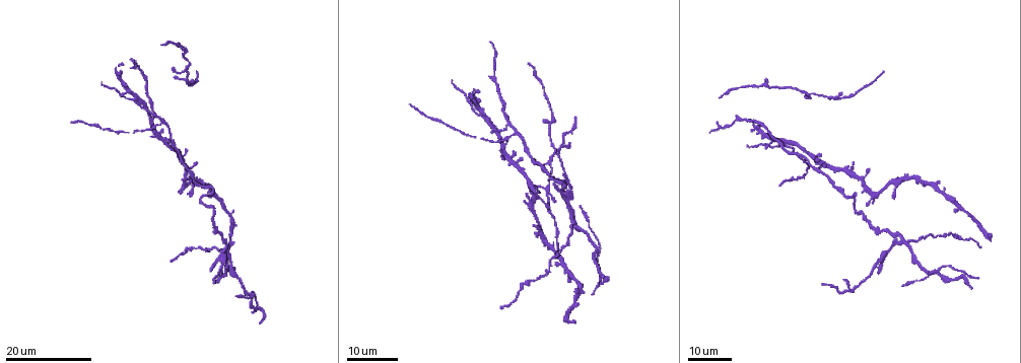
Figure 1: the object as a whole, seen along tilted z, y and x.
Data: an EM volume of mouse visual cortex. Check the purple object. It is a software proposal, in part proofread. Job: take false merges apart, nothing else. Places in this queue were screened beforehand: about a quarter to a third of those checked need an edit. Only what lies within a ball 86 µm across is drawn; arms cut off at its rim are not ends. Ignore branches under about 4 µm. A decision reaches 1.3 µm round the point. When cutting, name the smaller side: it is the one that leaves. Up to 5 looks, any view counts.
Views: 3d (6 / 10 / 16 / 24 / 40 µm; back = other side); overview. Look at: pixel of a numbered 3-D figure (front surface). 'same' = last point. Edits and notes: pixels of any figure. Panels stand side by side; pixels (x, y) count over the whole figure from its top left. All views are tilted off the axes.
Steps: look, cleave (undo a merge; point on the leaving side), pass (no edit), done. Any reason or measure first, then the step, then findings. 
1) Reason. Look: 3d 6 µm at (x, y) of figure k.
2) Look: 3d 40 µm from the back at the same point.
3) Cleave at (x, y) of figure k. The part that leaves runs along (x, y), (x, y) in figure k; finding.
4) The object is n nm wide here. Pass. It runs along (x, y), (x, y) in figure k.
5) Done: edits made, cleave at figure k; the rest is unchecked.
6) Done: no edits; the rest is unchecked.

Small branch off a trunk. Look: 3d 24 µm at (798, 155) of figure 1.

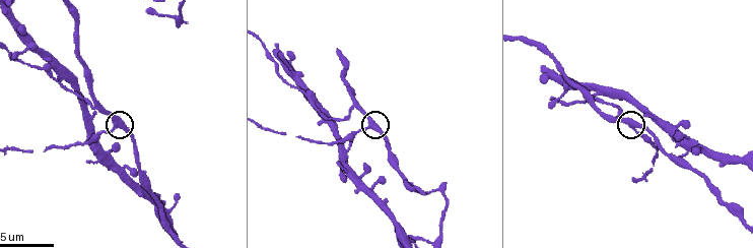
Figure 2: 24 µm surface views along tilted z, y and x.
Look: 3d 10 µm at (632, 124) of figure 2.

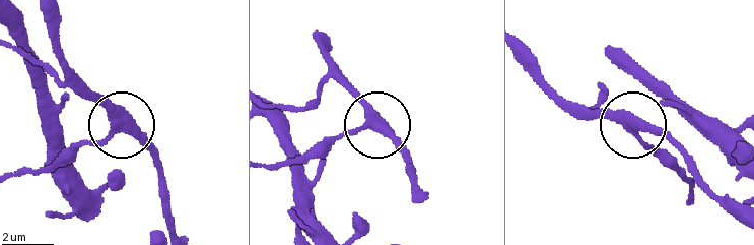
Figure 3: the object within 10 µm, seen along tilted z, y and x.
Pass. It runs along (345, 83), (371, 121), (331, 147) in figure 3; continuous, no second cell.

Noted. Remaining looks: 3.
Look: 3d 10 µm at (45, 67) of figure 2.

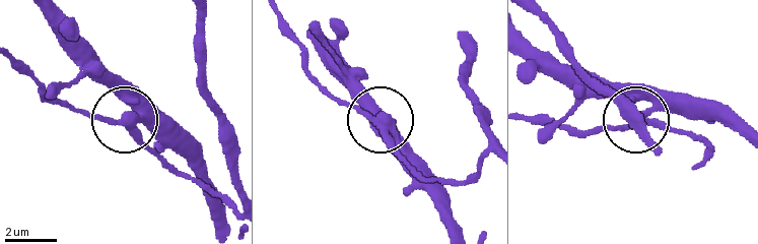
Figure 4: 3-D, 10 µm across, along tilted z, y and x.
Look: 3d 10 µm from the back at (123, 121) of figure 4.

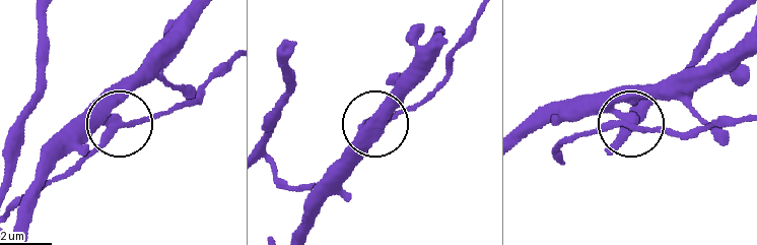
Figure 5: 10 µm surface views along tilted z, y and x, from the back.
The object is 350 nm wide here. Pass. It runs along (12, 206), (64, 175), (111, 128), (196, 101) in figure 5; all the same cell.

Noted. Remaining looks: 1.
Done: no edits; the rest is unchecked.

